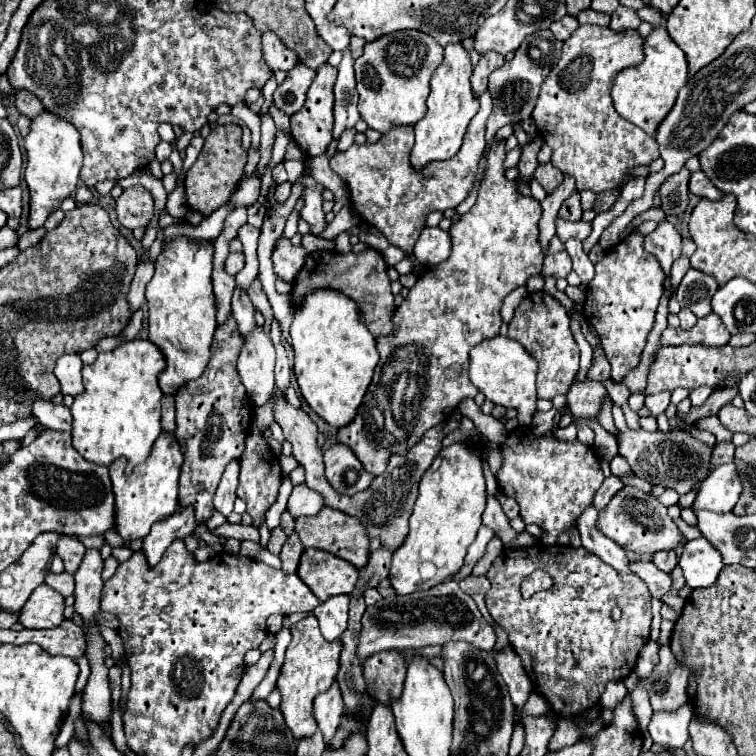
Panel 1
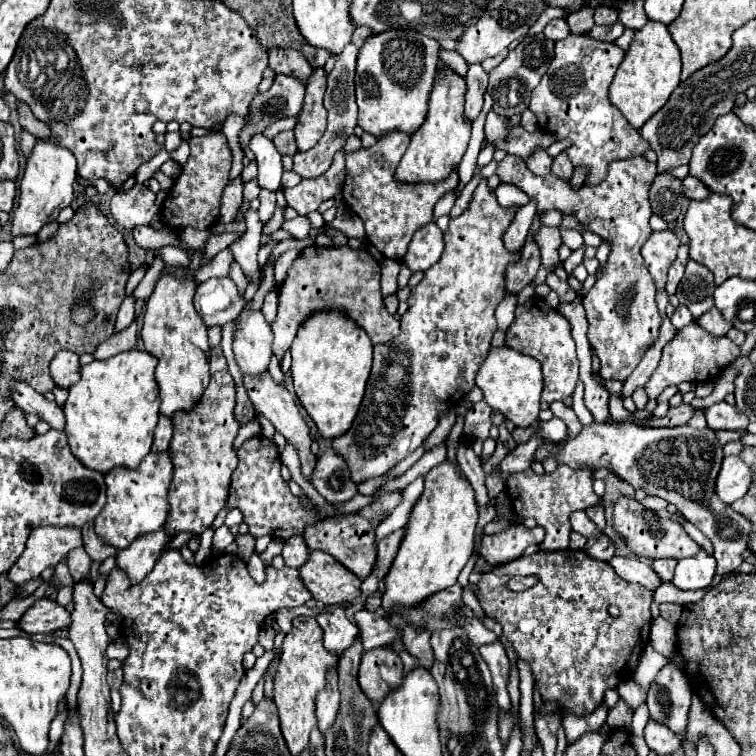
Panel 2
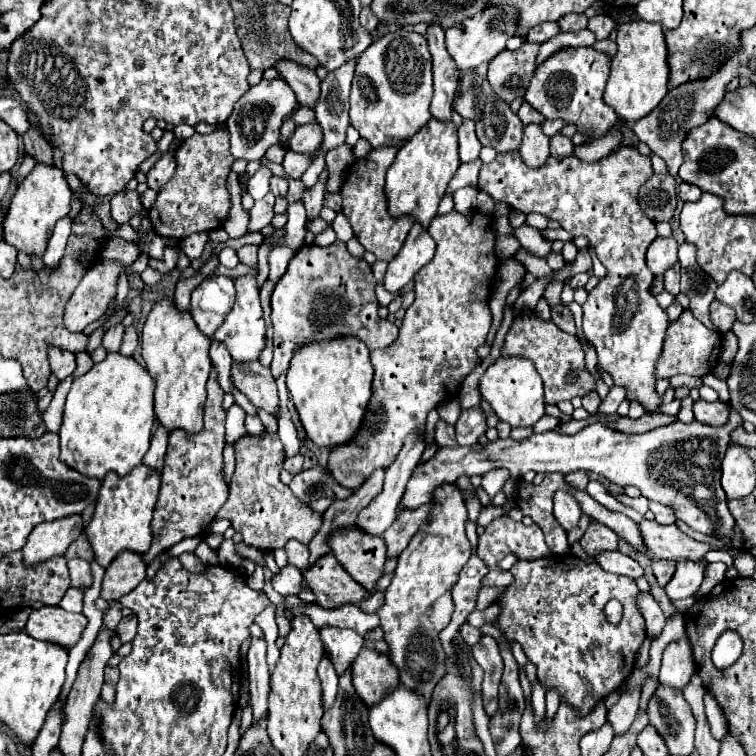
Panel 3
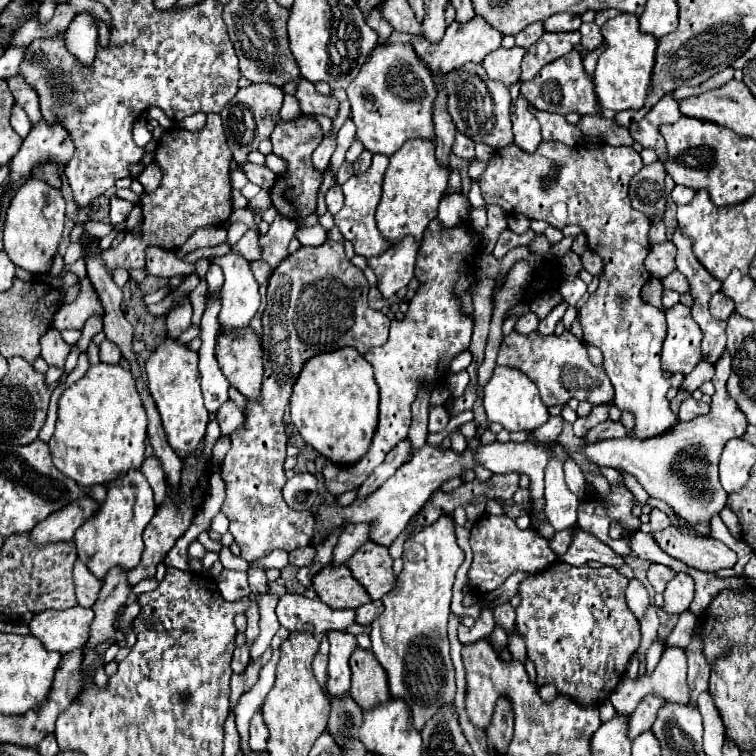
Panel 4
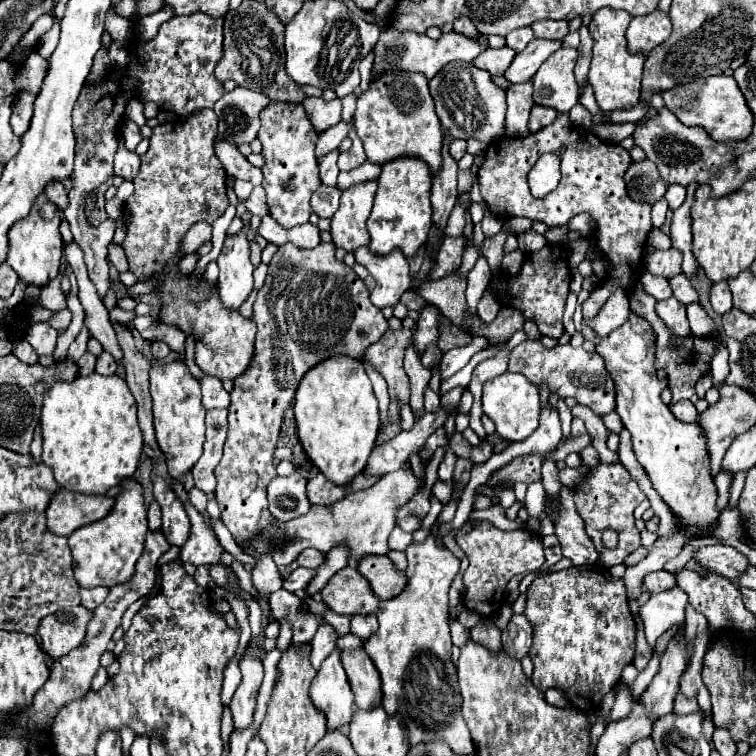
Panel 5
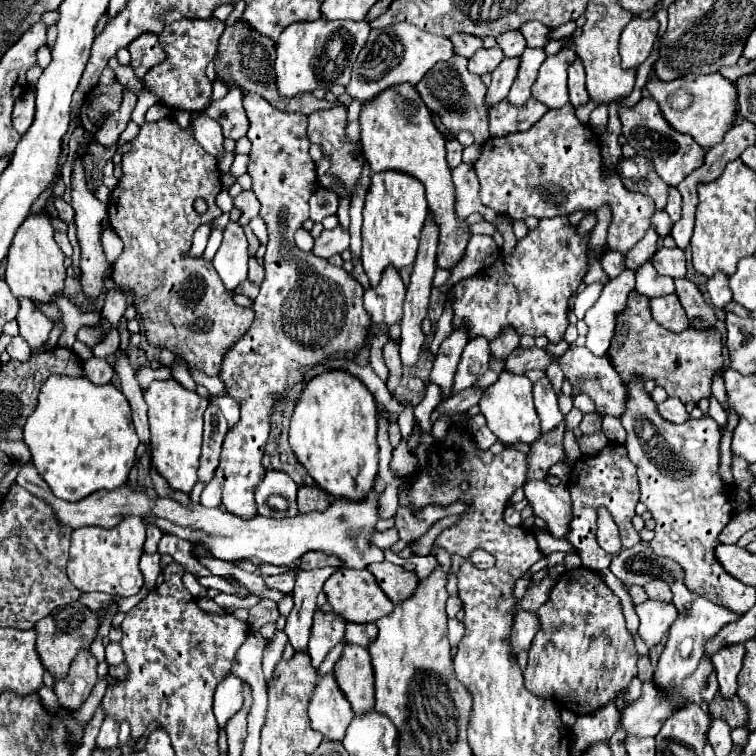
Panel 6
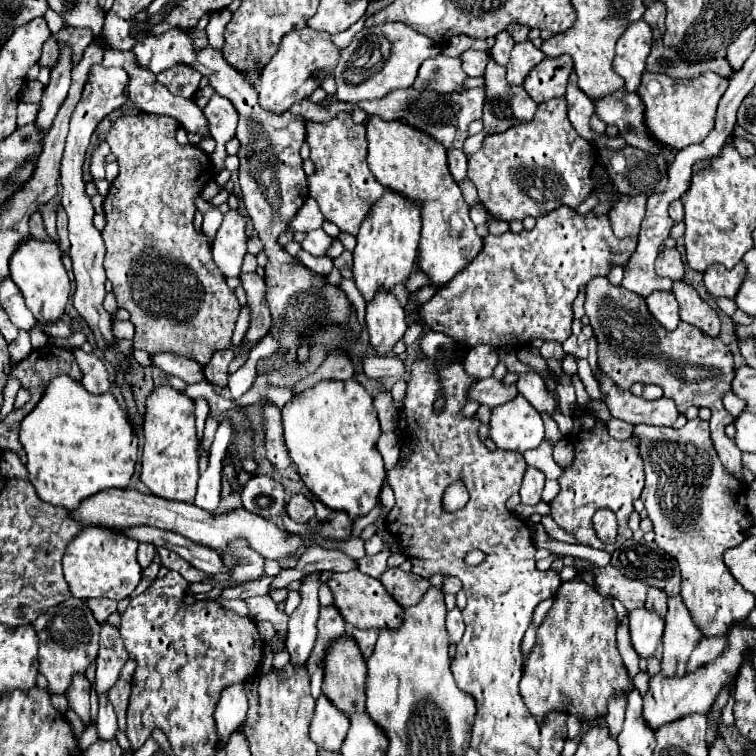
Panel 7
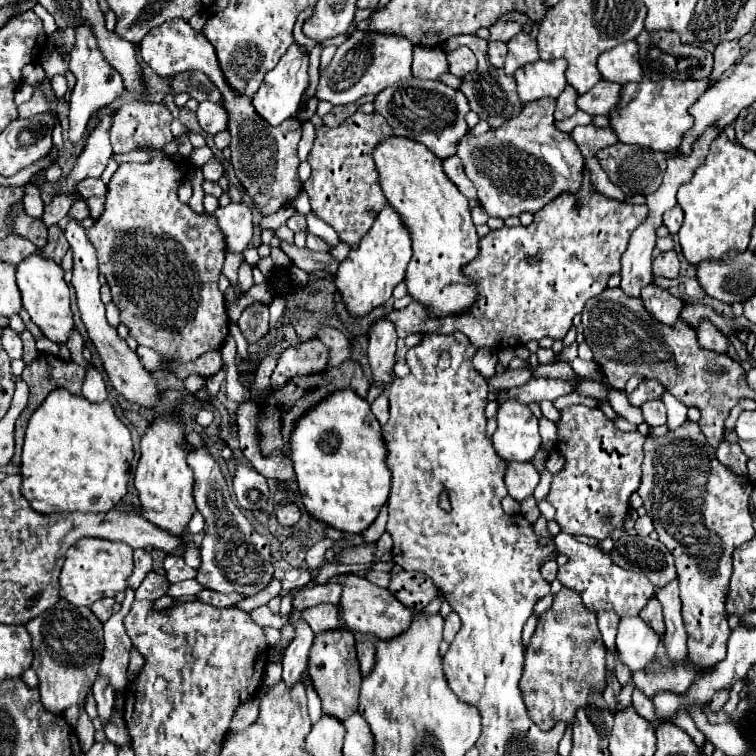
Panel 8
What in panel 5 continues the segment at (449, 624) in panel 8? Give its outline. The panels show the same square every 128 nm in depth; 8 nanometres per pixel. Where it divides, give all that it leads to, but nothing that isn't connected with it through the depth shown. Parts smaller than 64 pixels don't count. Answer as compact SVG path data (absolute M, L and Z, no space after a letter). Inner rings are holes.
M452 622L450 632L452 632L452 642L456 646L464 646L470 640L470 630L466 626L462 626L460 622Z

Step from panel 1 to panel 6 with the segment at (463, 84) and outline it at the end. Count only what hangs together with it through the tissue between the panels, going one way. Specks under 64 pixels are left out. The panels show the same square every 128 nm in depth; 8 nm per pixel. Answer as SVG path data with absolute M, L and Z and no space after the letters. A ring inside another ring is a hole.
M384 170L372 174L372 186L366 196L364 226L362 226L362 242L364 242L362 266L372 286L378 284L380 274L384 272L386 266L396 266L400 270L414 262L426 212L428 212L426 188L420 180L396 170Z

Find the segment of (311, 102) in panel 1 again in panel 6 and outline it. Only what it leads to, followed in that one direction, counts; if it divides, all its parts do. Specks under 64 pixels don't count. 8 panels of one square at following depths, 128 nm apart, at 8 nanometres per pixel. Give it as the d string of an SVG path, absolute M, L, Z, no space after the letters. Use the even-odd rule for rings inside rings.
M244 92L244 108L250 118L250 130L248 138L252 142L250 150L250 164L248 174L252 176L252 190L256 192L262 208L260 218L268 224L268 250L264 256L264 270L266 278L260 284L260 294L254 300L254 312L256 318L252 322L252 328L248 334L228 352L224 358L224 372L220 372L220 378L226 384L226 392L238 400L240 404L240 420L230 428L226 434L220 466L216 468L216 478L222 482L222 510L240 516L242 520L250 520L258 514L256 510L256 486L266 474L266 468L262 466L262 456L266 442L270 438L270 416L274 412L274 406L284 400L284 394L290 392L296 384L304 382L304 374L322 364L324 360L332 358L338 352L360 352L366 338L368 328L372 326L372 316L364 312L362 296L364 288L358 280L354 280L344 268L332 266L326 258L318 258L312 252L302 252L294 242L296 228L302 226L302 222L310 216L308 198L318 188L316 186L316 164L308 154L310 138L306 134L306 120L302 112L282 112L274 108L268 100L262 96Z

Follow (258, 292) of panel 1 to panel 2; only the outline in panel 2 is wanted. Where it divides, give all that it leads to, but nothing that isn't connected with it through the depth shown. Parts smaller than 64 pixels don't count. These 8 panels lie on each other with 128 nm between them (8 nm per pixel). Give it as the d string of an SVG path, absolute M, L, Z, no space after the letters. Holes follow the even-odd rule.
M251 208L245 213L245 220L248 230L240 240L230 244L230 252L234 254L234 260L242 266L248 282L258 284L260 282L260 266L258 266L256 256L261 248L262 222L257 211Z

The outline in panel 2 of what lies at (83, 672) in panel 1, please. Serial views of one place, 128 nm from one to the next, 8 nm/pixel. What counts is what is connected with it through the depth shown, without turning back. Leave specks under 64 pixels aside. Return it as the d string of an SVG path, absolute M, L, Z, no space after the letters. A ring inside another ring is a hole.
M68 706L56 716L56 720L52 720L52 732L50 732L50 736L52 736L52 748L54 748L54 744L60 740L62 732L64 732L64 722L66 722L66 718L68 718Z

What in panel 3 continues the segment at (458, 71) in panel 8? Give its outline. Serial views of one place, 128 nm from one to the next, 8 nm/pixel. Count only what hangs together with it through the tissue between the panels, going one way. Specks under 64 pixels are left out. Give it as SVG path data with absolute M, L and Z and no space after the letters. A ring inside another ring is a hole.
M524 42L520 50L504 50L492 60L488 80L496 96L506 104L526 96L526 88L536 72L536 56L540 46L542 44L538 42Z

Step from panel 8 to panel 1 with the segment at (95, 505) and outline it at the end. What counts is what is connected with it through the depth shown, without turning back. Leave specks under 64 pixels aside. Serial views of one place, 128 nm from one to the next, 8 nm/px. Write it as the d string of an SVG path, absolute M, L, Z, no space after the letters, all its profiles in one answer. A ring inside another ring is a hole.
M128 340L110 352L100 352L96 362L82 368L84 376L84 394L74 398L70 412L74 416L74 430L72 430L72 444L74 448L90 462L108 466L112 460L126 456L132 464L140 464L150 456L154 440L160 436L160 400L162 390L158 384L160 372L166 368L166 358L162 350L150 340Z

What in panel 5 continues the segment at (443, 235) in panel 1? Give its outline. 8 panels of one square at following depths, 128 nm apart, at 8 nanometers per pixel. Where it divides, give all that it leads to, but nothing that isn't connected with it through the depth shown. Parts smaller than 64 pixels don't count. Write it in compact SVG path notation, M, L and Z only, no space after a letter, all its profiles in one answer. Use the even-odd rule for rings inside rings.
M368 248L354 252L356 262L362 264L376 280L376 288L370 294L374 306L394 306L398 298L410 288L410 264L402 250L392 250L386 256L374 254Z

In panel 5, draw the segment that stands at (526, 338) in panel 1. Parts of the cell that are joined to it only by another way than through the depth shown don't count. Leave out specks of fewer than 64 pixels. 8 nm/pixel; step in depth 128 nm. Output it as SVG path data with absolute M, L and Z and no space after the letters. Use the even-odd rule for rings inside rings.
M526 340L510 352L508 372L524 374L534 386L546 384L550 392L556 392L558 398L574 396L580 404L592 408L596 414L604 416L614 410L614 382L604 368L600 354L588 354L584 348L574 348L570 344L558 344L546 348L540 340Z

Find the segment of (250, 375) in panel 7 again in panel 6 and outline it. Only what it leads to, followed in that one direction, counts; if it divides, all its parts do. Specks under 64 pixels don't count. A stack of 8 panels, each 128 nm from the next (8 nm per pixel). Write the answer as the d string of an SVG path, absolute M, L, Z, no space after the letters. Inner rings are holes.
M212 396L209 397L209 403L215 404L222 410L222 414L226 416L230 428L236 424L238 420L238 414L240 414L240 406L236 404L236 400L232 400L230 396ZM216 478L204 488L200 500L202 500L202 506L206 506L206 508L218 508L220 506L220 482Z

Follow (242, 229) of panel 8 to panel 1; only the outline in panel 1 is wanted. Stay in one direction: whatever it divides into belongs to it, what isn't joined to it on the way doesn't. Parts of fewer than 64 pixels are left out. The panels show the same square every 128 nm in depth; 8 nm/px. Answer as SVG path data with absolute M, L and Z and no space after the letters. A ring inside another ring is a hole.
M262 328L244 338L244 348L238 358L238 372L254 406L262 406L272 398L274 384L274 346Z

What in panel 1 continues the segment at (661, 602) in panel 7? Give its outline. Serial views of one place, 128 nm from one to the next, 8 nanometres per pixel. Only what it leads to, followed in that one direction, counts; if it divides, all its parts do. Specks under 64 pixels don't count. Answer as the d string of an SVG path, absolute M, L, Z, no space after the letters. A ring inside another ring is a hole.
M662 550L662 552L656 552L652 554L652 562L664 570L664 572L672 572L674 566L678 564L678 558L676 558L676 552L674 550Z

